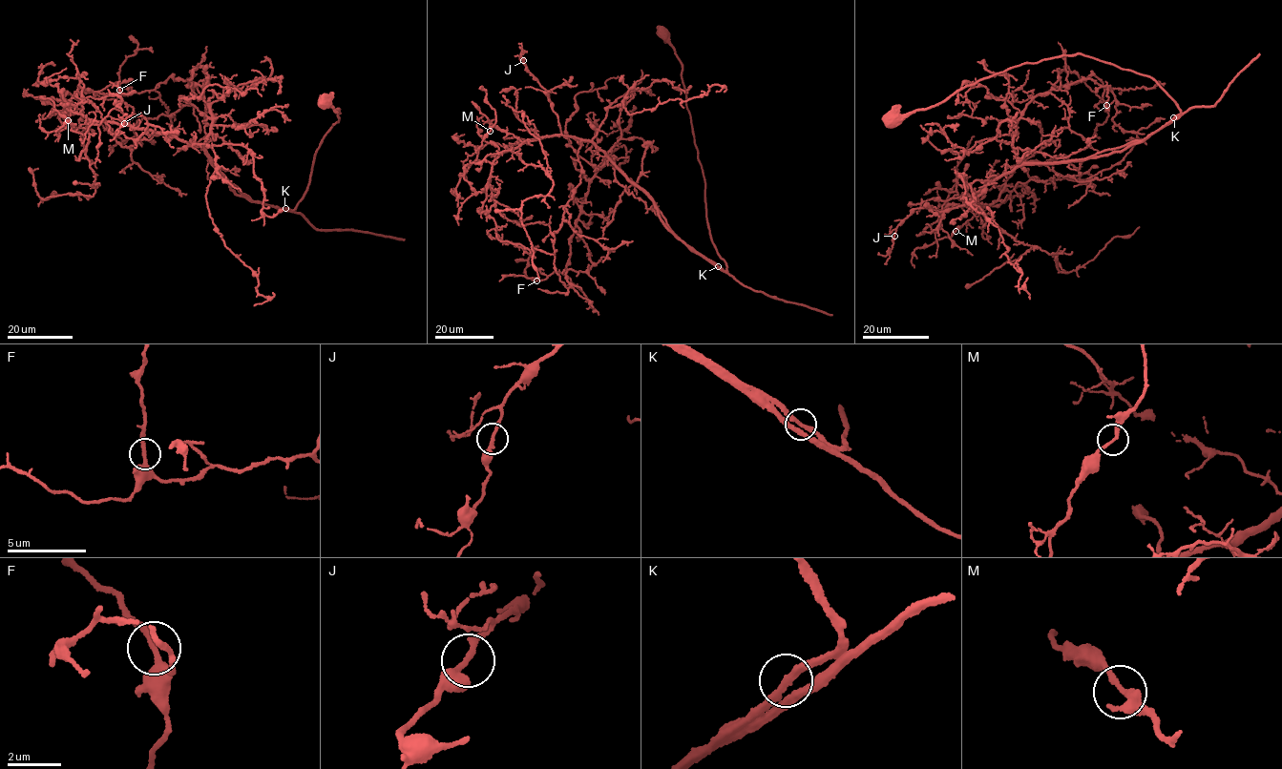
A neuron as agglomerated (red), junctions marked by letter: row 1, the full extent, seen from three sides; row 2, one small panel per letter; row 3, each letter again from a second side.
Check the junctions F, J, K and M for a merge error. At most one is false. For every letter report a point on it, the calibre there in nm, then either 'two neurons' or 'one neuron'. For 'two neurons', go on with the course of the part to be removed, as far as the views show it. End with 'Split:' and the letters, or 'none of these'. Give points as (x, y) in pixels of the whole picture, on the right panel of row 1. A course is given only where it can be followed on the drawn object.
F: place (1106, 105); calibre 220 nm; one neuron
J: place (894, 236); calibre 200 nm; one neuron
K: place (1173, 117); calibre 240 nm; one neuron
M: place (956, 231); calibre 240 nm; one neuron
Split: none of these

